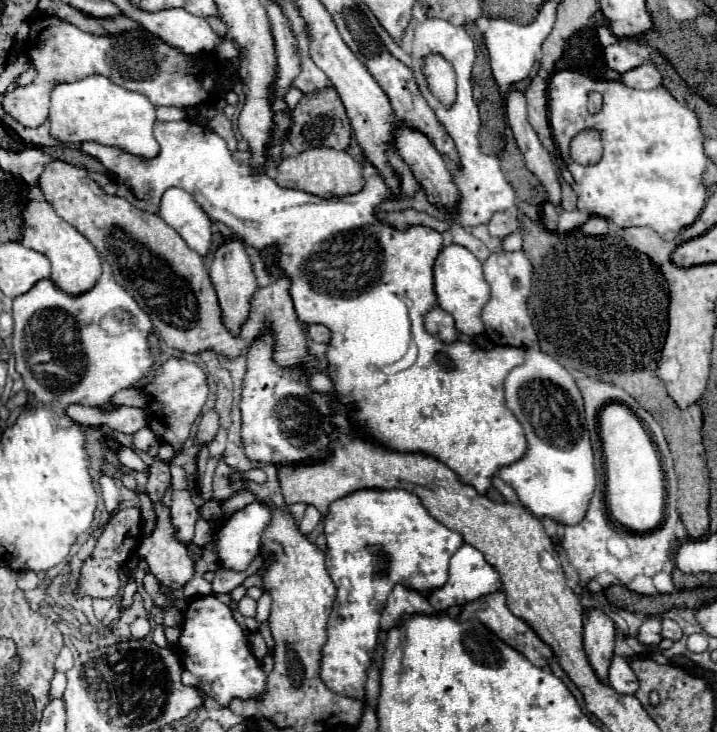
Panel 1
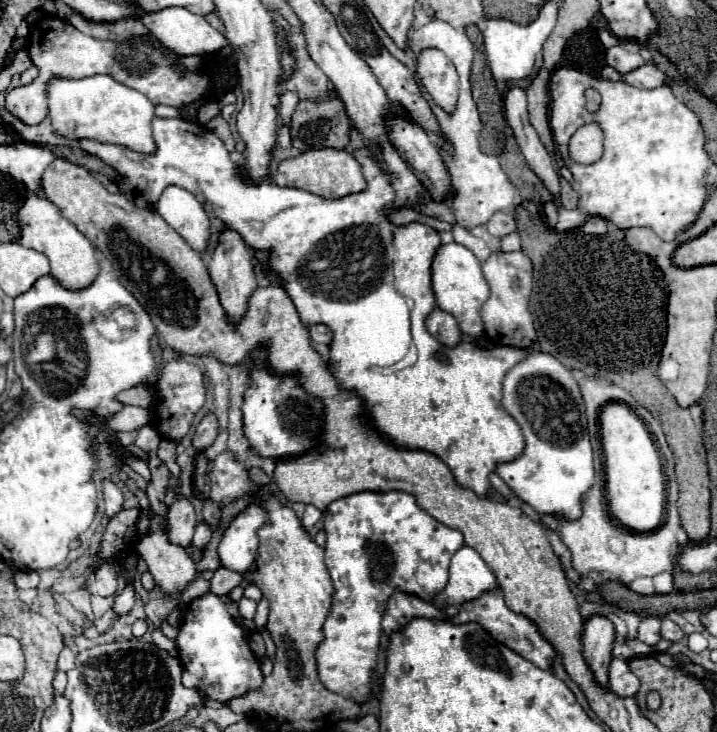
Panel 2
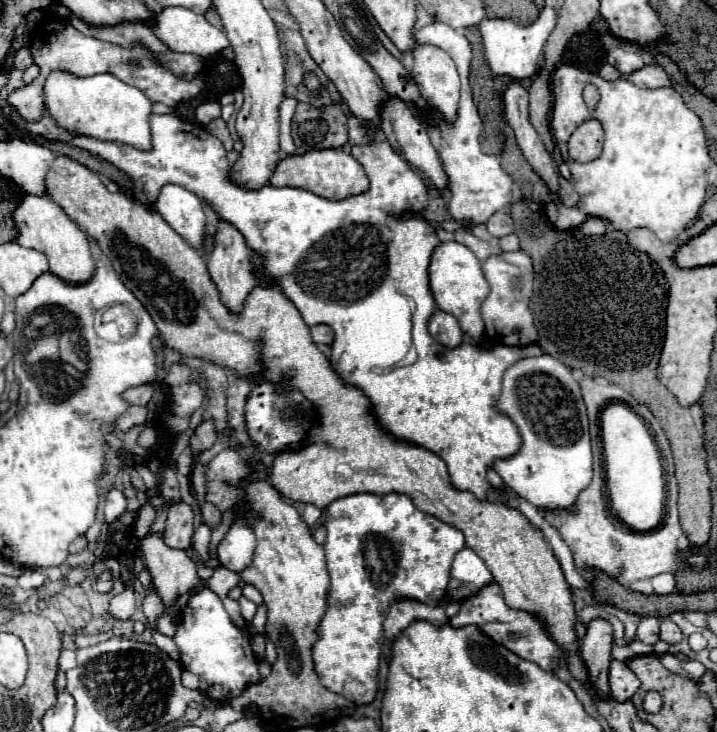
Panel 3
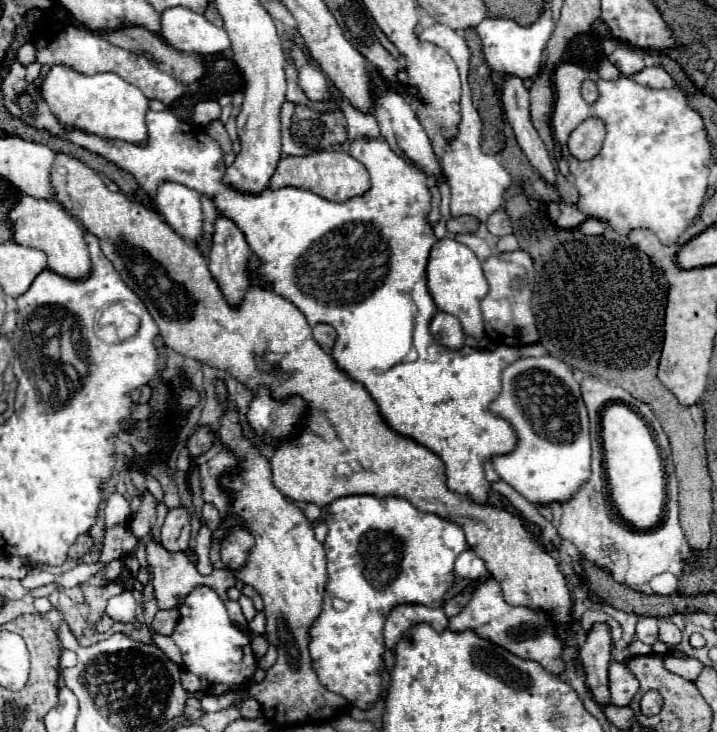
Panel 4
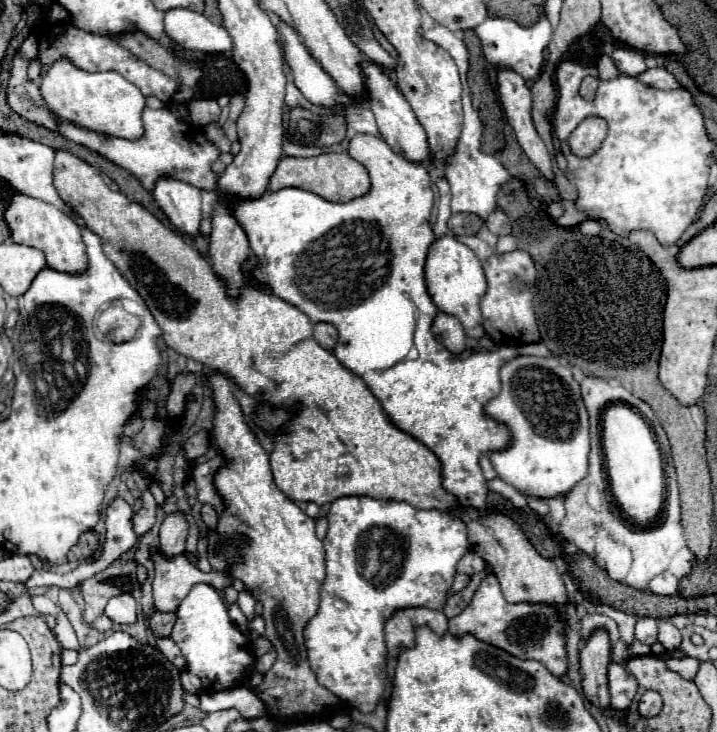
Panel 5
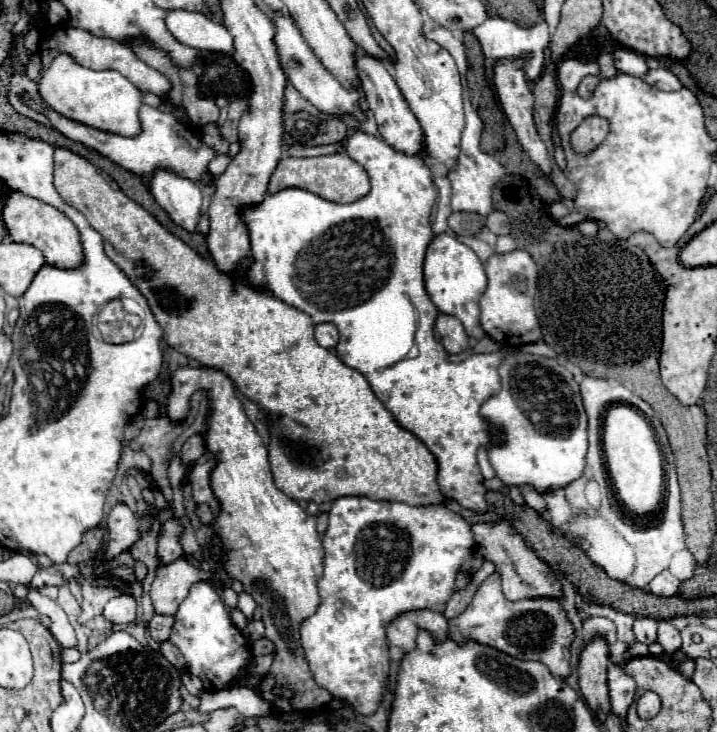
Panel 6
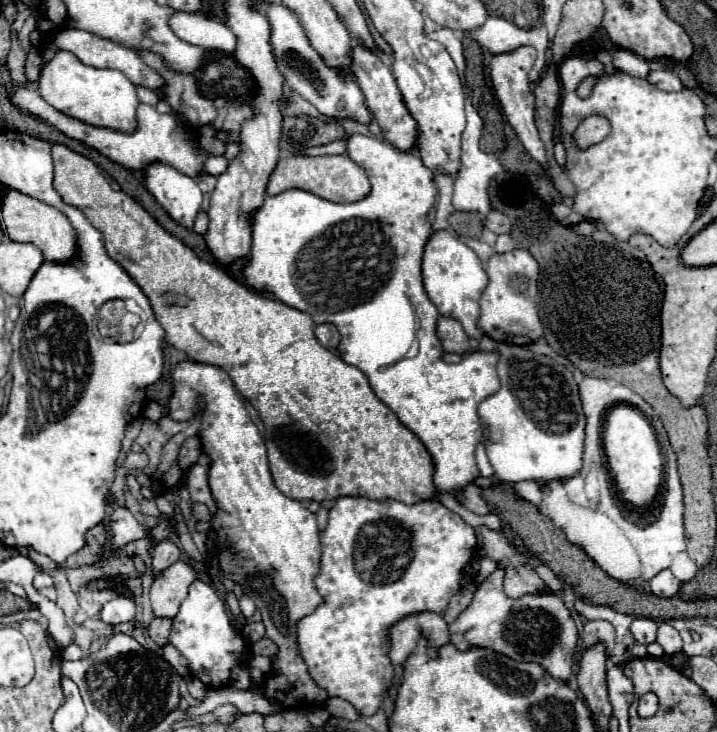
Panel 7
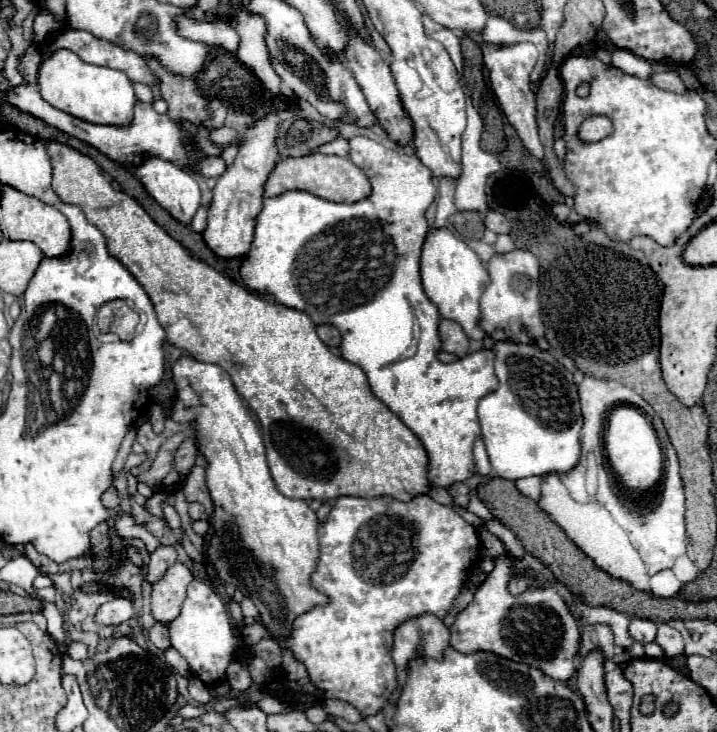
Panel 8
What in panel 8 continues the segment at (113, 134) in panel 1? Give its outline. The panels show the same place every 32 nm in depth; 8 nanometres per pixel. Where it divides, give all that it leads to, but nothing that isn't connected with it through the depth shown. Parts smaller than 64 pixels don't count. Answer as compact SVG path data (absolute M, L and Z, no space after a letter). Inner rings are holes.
M56 50L48 60L40 64L38 88L48 104L90 124L128 126L134 118L134 106L138 102L134 86L124 72L114 68L84 64L70 50Z

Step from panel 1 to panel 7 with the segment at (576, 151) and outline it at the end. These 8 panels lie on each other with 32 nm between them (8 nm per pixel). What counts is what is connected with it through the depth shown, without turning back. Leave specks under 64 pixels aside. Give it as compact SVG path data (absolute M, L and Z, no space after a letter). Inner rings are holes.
M588 116L574 132L574 142L580 150L586 150L602 142L610 132L610 124L604 116Z

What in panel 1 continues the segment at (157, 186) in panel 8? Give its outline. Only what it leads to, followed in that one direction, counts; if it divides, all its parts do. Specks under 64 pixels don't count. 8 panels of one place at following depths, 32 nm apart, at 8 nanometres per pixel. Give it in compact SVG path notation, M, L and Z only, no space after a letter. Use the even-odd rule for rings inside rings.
M182 188L166 190L160 202L160 216L194 252L198 252L202 258L208 256L212 244L212 222L188 192Z

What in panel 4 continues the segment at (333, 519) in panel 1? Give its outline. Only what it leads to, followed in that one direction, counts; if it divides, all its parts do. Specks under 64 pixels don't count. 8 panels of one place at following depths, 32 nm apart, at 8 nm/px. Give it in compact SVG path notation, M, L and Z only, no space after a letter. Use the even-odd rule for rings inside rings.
M358 494L358 496L344 496L334 500L328 510L326 510L326 524L328 524L328 536L324 540L324 550L326 550L326 560L328 560L328 586L326 586L326 598L324 598L324 610L322 614L316 618L316 624L312 626L312 640L310 640L310 656L312 656L312 668L318 674L318 680L322 686L326 686L330 692L344 696L352 706L356 708L370 708L376 698L380 696L382 690L382 654L384 654L384 636L382 636L382 628L384 628L384 620L390 614L392 606L396 604L424 604L430 608L438 608L444 602L446 592L450 590L454 576L452 576L452 568L454 568L454 560L456 556L468 548L466 538L464 538L464 530L448 520L442 520L436 514L426 514L416 510L406 498L396 498L396 496L386 496L386 498L378 498L378 496L370 496L370 494Z

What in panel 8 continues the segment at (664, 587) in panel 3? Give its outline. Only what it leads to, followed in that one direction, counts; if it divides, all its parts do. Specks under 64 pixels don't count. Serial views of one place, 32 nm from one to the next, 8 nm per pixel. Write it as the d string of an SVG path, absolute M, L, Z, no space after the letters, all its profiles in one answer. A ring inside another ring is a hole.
M662 570L650 578L650 592L659 598L675 597L681 587L682 583L672 574L672 570Z

